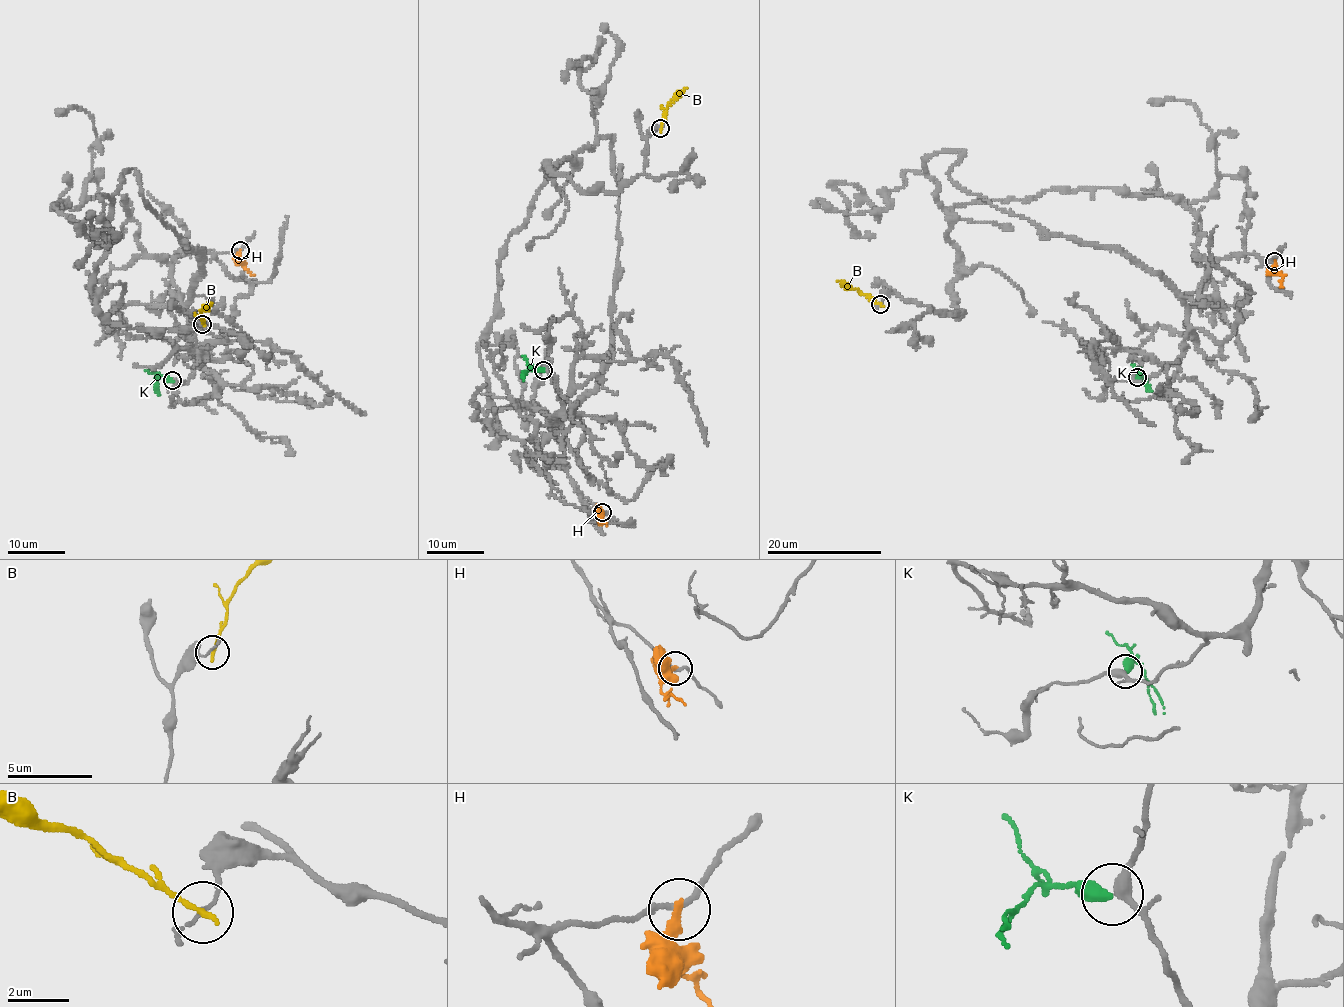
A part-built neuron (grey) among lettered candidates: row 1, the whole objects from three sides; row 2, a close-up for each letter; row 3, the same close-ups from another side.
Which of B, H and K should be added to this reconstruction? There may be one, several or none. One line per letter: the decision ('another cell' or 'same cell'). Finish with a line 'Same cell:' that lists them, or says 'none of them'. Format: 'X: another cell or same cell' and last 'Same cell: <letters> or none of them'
B: another cell
H: another cell
K: same cell
Same cell: K

